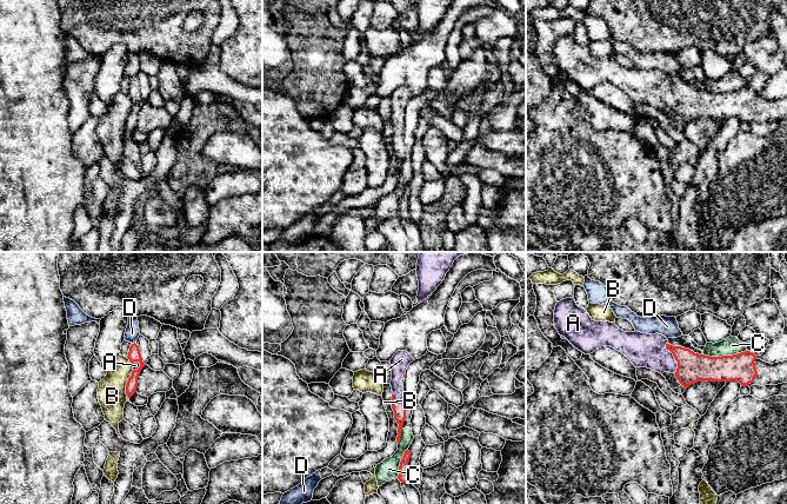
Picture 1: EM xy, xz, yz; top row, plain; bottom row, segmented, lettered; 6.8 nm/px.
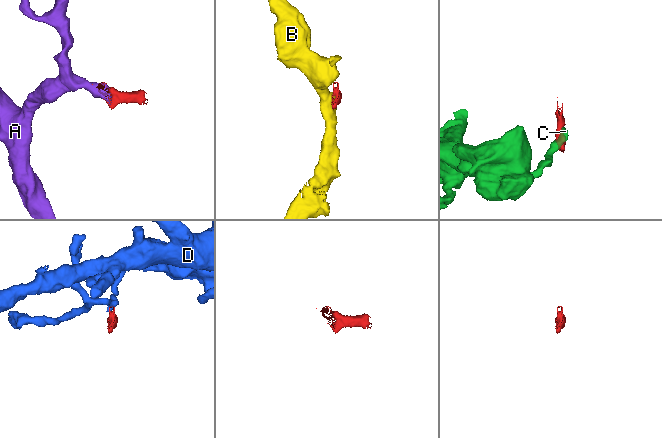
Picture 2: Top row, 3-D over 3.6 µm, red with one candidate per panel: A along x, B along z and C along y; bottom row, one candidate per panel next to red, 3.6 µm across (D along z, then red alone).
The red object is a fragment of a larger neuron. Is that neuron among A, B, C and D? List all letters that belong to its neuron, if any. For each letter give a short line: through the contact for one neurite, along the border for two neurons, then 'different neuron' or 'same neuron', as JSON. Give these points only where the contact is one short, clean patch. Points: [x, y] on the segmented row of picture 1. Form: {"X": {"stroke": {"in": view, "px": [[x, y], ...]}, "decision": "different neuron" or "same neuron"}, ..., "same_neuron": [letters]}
{"A": {"stroke": {"in": "yz", "px": [[692, 367], [688, 367], [674, 357], [644, 350]]}, "decision": "same neuron"}, "B": {"stroke": {"in": "xy", "px": [[131, 376], [126, 385], [126, 396]]}, "decision": "different neuron"}, "C": {"stroke": {"in": "yz", "px": [[747, 350], [740, 353], [721, 356], [704, 355]]}, "decision": "different neuron"}, "D": {"stroke": {"in": "xy", "px": [[134, 342], [132, 344]]}, "decision": "different neuron"}, "same_neuron": ["A"]}

